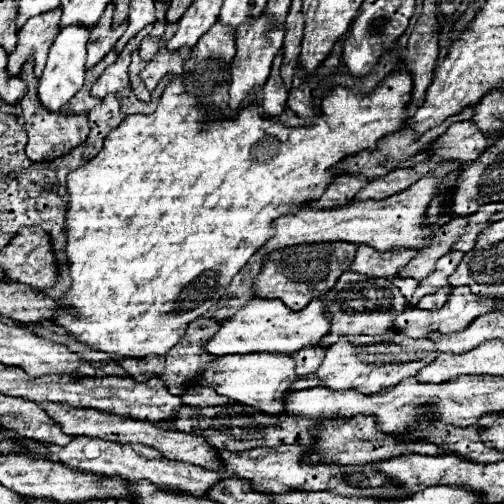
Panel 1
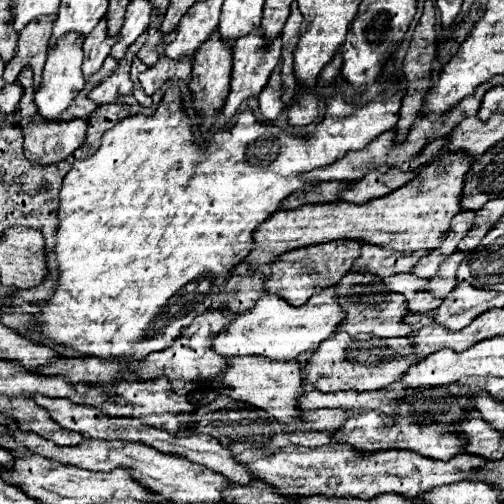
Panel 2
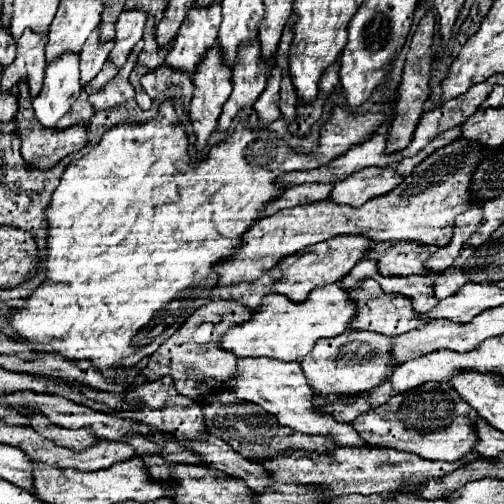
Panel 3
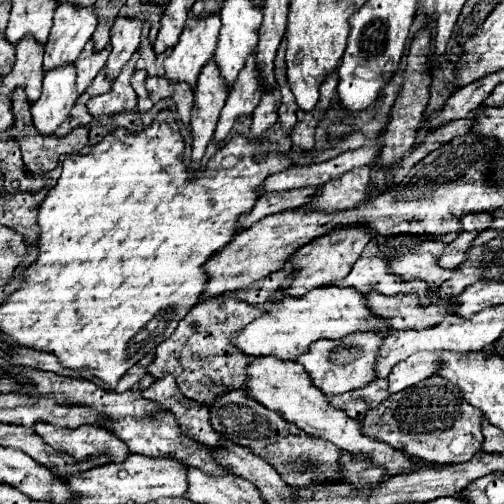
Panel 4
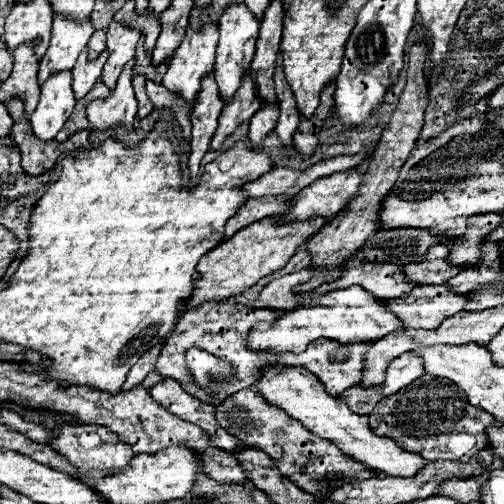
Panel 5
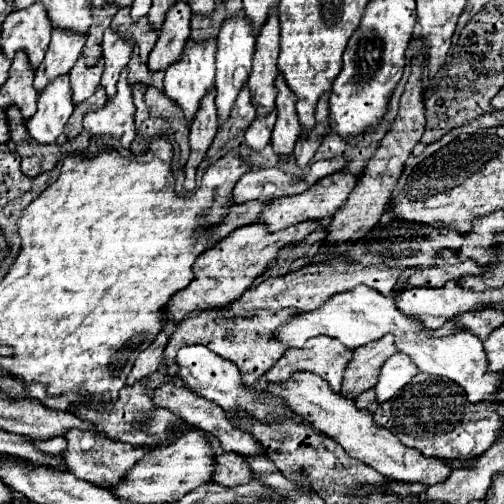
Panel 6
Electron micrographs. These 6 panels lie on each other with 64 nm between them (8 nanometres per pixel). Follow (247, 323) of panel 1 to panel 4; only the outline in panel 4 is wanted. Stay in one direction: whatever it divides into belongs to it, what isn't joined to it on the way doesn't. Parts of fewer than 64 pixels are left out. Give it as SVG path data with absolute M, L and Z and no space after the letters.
M326 286L326 288L316 288L308 292L302 298L290 298L284 296L280 302L274 302L260 318L250 322L246 328L242 328L238 334L232 336L232 344L248 356L274 356L280 360L296 360L300 354L308 352L308 346L320 338L332 338L340 340L352 332L376 332L380 336L388 334L386 320L380 320L372 316L372 312L364 304L364 296L354 290L354 288L340 288L340 286Z

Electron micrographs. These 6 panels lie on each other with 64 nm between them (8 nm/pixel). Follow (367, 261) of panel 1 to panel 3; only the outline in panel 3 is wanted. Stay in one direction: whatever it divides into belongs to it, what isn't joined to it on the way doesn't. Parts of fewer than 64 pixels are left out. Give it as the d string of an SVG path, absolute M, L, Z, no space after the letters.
M370 244L368 254L366 254L366 258L376 260L378 272L380 272L382 276L410 276L410 274L420 274L420 276L426 276L430 282L434 282L438 276L444 276L444 274L428 272L426 268L422 268L422 264L424 264L424 260L426 260L428 256L430 256L430 254L428 254L428 252L424 254L418 244L394 244L394 246L388 246L388 248L384 248L384 244Z

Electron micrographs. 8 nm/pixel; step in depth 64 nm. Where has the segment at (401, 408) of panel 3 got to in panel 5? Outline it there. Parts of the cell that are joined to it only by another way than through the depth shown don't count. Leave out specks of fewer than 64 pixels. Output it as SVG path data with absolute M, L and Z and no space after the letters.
M428 374L414 380L400 392L382 398L368 418L368 424L376 436L392 438L400 448L420 454L424 460L458 462L468 462L488 446L484 428L494 422L488 412L468 404L456 384Z

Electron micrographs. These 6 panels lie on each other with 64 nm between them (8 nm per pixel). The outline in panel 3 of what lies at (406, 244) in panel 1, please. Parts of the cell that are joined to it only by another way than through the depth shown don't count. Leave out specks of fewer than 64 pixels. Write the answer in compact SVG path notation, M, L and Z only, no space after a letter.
M458 138L446 148L436 150L422 164L418 164L414 172L406 176L404 182L392 192L380 198L372 198L364 206L354 208L326 200L294 206L290 210L280 210L272 216L258 220L244 234L244 246L236 250L236 256L216 266L216 272L220 276L218 286L230 286L240 280L256 280L262 276L262 272L272 270L284 256L290 256L300 248L324 242L340 234L358 234L376 242L404 240L416 244L446 246L452 238L454 218L472 206L482 208L482 204L472 204L472 200L468 200L468 180L476 170L476 164L480 164L484 152L486 150L480 148L480 144L472 144Z

